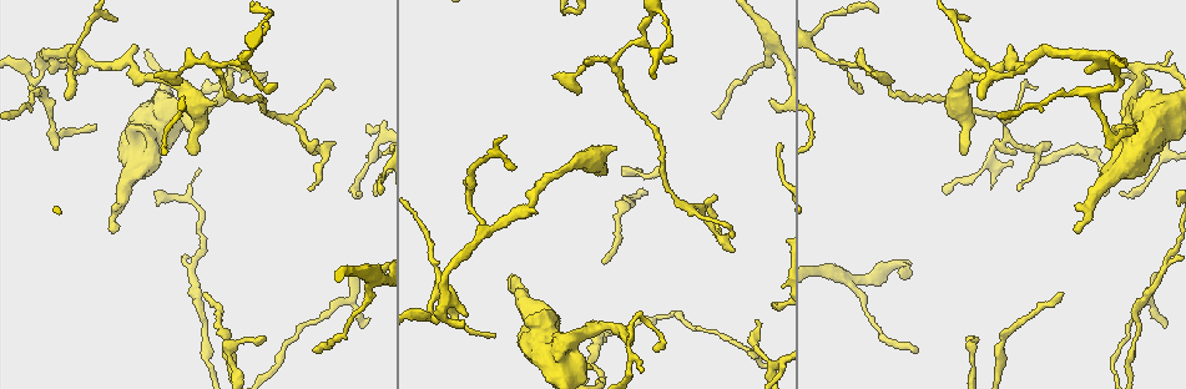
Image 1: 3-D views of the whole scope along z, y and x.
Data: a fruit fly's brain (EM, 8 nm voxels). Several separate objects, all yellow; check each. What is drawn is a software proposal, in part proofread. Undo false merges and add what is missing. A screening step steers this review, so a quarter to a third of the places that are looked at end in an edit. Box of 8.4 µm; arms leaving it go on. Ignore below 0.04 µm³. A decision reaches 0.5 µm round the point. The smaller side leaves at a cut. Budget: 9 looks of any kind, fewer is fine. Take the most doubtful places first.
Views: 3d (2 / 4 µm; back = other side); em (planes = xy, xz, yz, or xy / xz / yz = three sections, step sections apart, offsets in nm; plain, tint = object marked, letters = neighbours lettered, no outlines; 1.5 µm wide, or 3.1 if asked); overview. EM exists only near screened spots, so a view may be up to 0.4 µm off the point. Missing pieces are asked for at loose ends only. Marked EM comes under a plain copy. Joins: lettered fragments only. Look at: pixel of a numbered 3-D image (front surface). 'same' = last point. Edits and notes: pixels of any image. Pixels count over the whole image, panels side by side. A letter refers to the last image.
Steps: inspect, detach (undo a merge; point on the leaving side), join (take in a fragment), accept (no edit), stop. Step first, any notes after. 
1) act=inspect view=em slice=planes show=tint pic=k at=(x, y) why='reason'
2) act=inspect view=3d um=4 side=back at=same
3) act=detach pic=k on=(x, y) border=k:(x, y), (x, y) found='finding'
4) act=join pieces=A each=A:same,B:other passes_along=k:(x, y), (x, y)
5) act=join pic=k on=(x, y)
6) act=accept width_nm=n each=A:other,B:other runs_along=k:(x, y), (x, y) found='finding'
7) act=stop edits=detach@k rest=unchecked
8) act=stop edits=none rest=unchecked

act=inspect view=3d um=2 side=back pic=1 at=(63, 60) why='branch stops here'

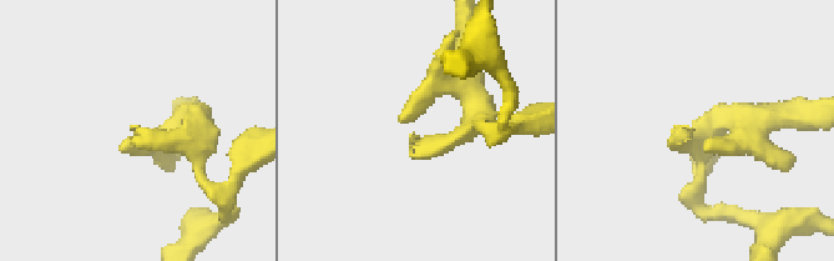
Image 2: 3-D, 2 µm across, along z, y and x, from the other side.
act=inspect view=em slice=yz step=8 show=letters pic=2 at=(410, 152)

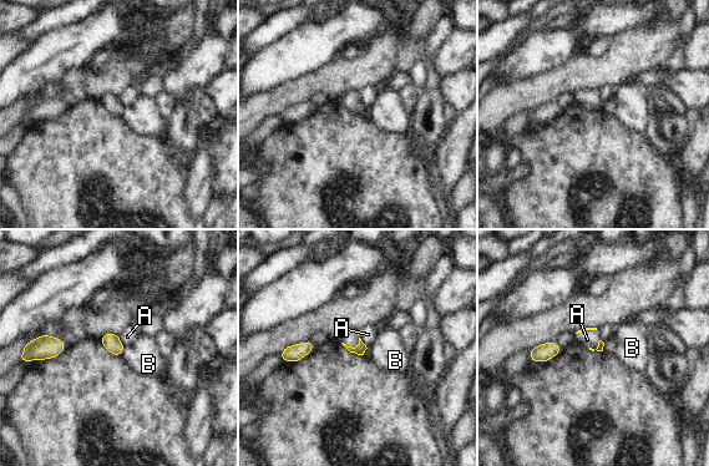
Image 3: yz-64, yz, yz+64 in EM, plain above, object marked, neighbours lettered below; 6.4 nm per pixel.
act=accept each=A:other,B:other found='none of them fits'

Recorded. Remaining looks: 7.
act=inspect view=em slice=xz step=8 show=letters pic=1 at=(115, 20) why='thin end'

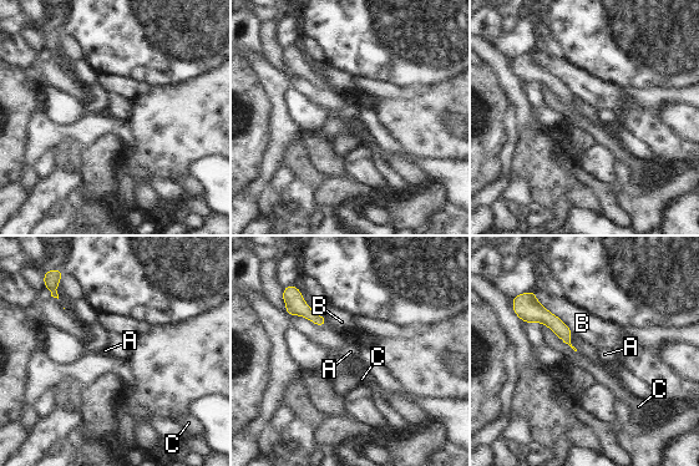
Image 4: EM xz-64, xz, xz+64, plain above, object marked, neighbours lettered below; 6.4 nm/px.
act=inspect view=em slice=planes show=letters at=same why='another direction'

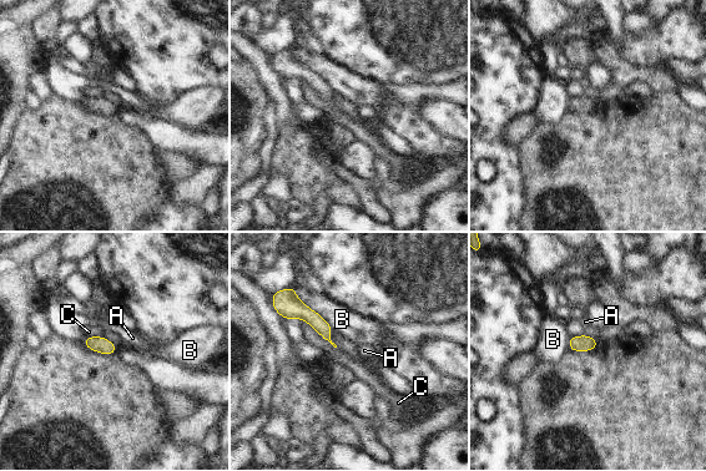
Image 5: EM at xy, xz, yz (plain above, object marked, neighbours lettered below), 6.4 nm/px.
act=accept each=A:other,B:other,C:other border=5:(294, 288), (294, 294), (333, 329) found='no lettered fragment goes on from it'

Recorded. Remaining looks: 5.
act=inspect view=em slice=planes show=letters pic=1 at=(732, 235) why='thin end'

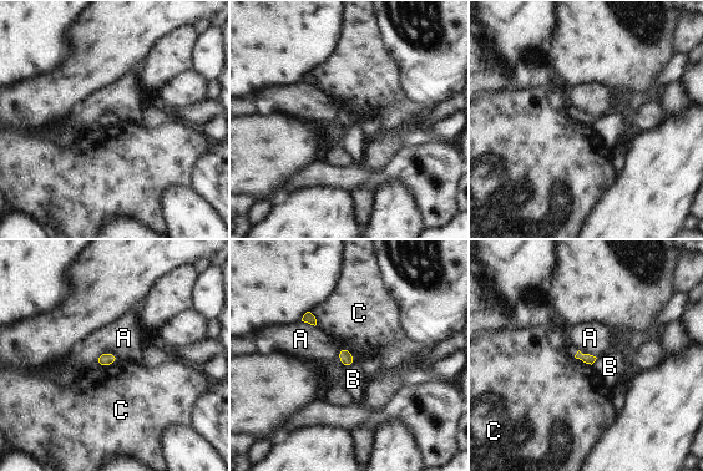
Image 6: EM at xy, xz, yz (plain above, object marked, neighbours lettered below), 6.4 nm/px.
act=accept width_nm=60 each=A:other,B:other,C:other border=6:(340, 347), (344, 347), (354, 359) found='none of them fits'

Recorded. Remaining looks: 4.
act=inspect view=em slice=xy step=8 show=letters pic=1 at=(1145, 68) why='abrupt turn'

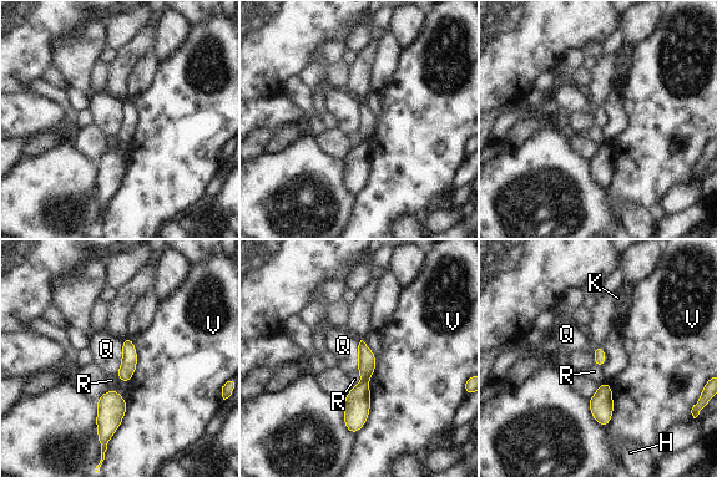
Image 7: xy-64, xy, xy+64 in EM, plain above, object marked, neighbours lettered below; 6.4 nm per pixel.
act=detach pic=7 on=(367, 361) width_nm=80 each=H:other,K:other,Q:other,R:other,V:other border=7:(362, 379), (368, 380) found='a second cell is stuck on'

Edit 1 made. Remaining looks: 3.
act=stop edits=detach@7 rest=unchecked

